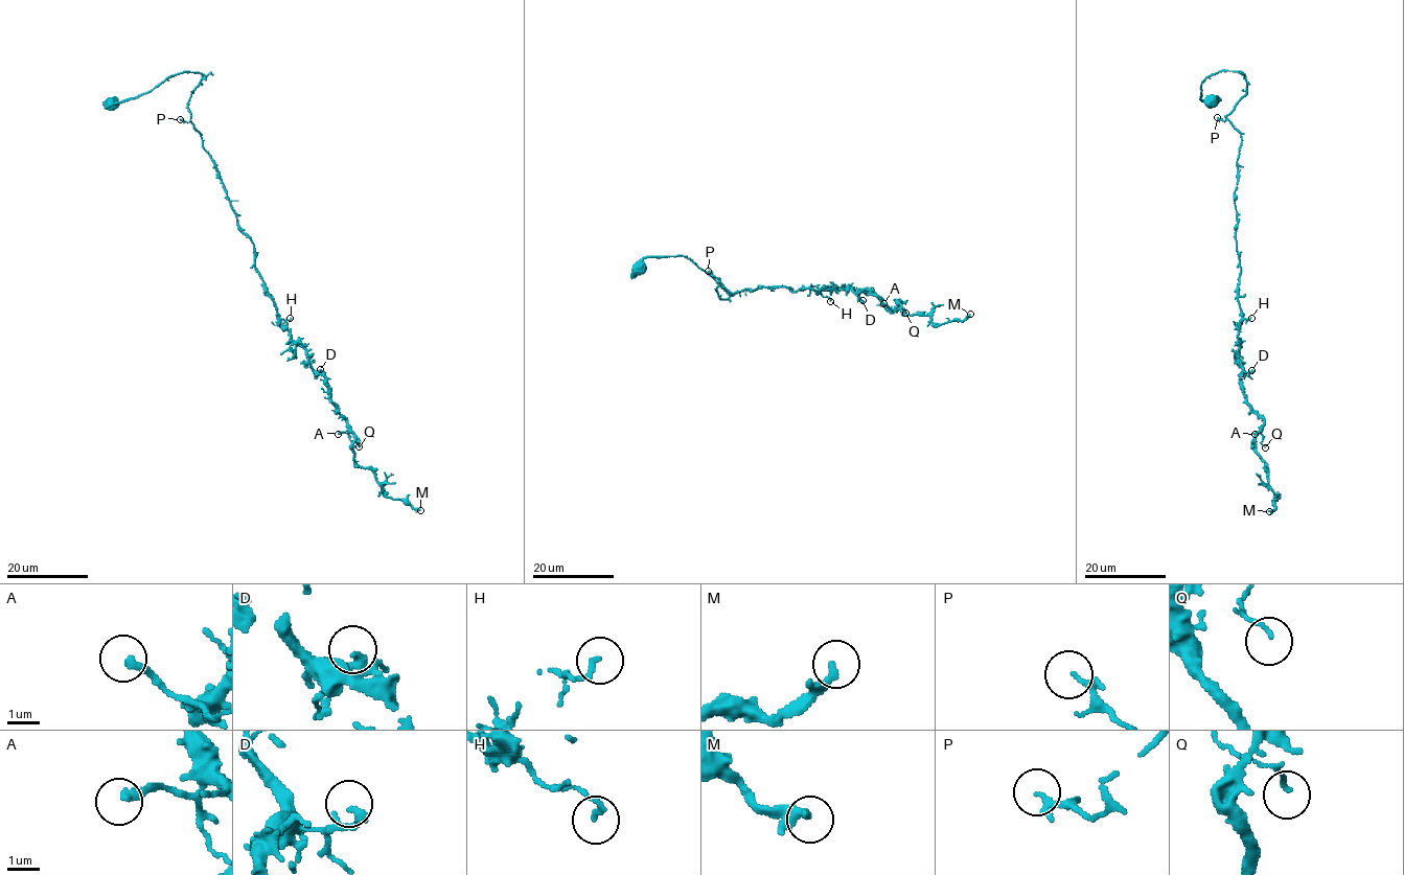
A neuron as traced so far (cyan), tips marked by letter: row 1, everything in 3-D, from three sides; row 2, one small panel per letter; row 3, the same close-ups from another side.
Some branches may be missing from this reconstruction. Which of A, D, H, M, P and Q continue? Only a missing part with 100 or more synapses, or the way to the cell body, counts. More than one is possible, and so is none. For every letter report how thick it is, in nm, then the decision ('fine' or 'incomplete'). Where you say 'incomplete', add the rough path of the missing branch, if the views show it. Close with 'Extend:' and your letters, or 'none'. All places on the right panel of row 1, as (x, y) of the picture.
A: calibre 280 nm; fine
D: calibre 320 nm; fine
H: calibre 140 nm; fine
M: calibre 240 nm; fine
P: calibre 100 nm; fine
Q: calibre 110 nm; fine
Extend: none

